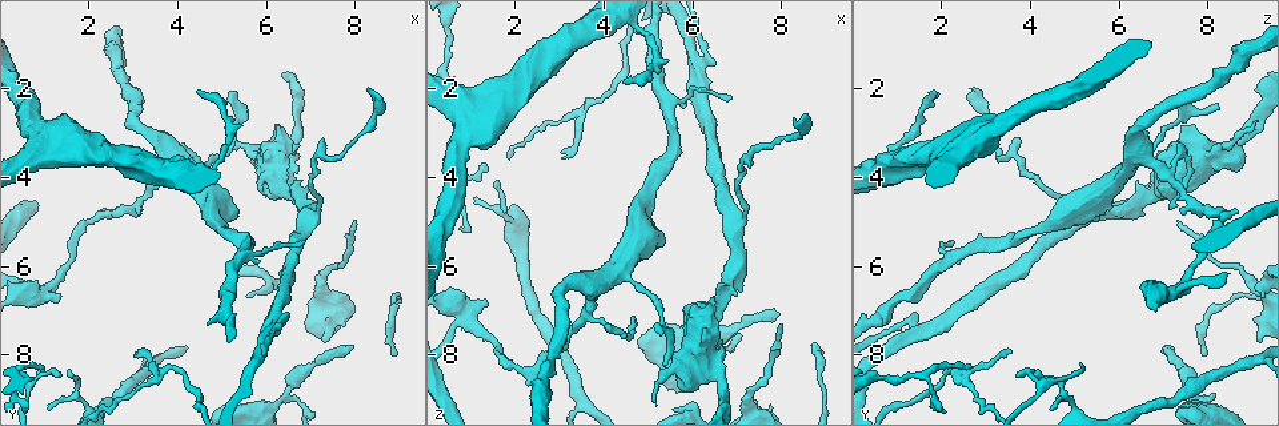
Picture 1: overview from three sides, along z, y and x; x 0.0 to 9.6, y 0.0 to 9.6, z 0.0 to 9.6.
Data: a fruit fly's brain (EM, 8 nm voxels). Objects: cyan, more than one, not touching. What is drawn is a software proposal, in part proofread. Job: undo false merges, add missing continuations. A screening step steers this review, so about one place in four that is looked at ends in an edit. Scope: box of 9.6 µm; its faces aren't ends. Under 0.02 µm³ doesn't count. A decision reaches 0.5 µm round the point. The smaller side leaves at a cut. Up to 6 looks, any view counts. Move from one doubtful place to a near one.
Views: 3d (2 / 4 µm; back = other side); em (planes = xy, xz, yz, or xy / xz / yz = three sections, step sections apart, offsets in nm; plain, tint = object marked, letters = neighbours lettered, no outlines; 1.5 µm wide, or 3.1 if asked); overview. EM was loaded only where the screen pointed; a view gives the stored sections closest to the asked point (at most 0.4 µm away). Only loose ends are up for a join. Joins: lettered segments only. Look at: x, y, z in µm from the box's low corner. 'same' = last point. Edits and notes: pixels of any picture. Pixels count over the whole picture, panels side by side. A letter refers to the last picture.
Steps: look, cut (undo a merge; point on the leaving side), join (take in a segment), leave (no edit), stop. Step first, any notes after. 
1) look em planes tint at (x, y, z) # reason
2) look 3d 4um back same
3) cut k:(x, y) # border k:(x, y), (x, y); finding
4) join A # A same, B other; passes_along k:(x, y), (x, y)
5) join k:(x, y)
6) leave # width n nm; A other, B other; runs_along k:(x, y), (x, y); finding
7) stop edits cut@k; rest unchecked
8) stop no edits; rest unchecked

look em xz step 4 plain at (2.20, 4.80, 8.35) # abrupt turn

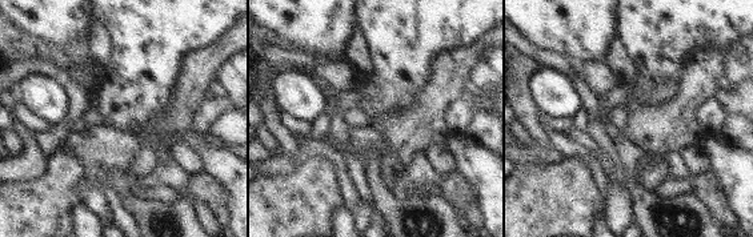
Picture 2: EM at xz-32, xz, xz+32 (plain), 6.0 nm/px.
look em xz step 4 tint same

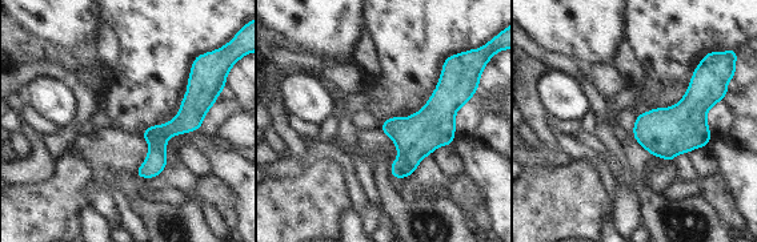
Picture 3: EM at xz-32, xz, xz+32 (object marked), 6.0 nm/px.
look em xz step 4 letters same

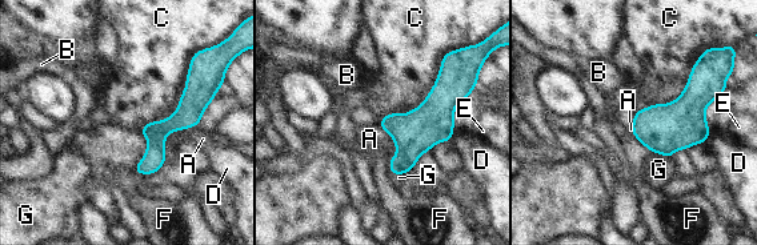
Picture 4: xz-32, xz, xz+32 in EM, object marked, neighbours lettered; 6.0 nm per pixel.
leave # A other, B other, C other, D other, E other, F other, G other; border 4:(447, 52), (425, 99), (377, 124); one neuron here

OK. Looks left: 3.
look em planes letters at (3.55, 8.10, 9.05)

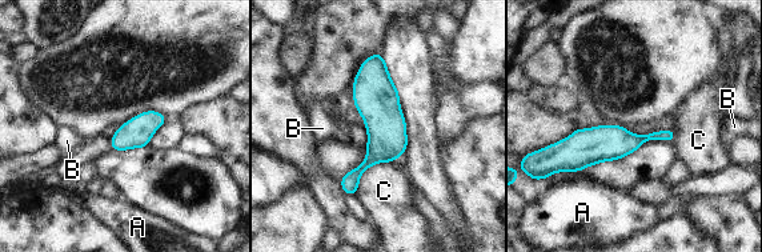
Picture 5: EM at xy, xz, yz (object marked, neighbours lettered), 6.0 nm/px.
leave # longest_contact C 300 nm; A other, B other, C other; runs_along 5:(380, 56), (377, 152), (347, 188); all the same neuron

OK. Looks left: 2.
look 3d 2um back at (4.40, 2.00, 1.80) # tapers out

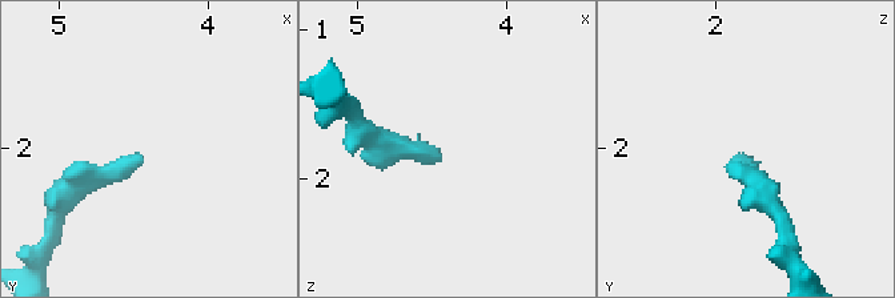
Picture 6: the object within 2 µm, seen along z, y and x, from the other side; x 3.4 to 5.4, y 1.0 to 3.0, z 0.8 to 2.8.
look em planes letters at (4.44, 2.02, 1.84) # now the EM

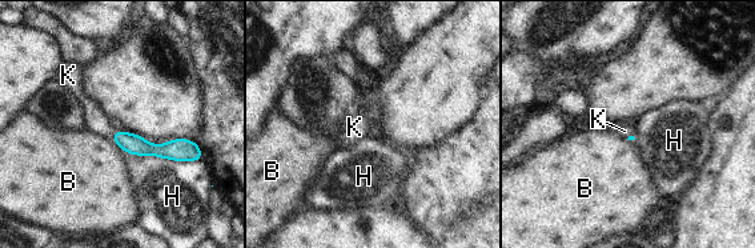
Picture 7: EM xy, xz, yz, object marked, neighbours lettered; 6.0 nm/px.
join K # longest_contact H 460 nm; B other, H other, K same; passes_along 7:(131, 143), (113, 134), (95, 120); the neuron continues

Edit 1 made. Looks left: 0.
stop edits join@7; rest unchecked

